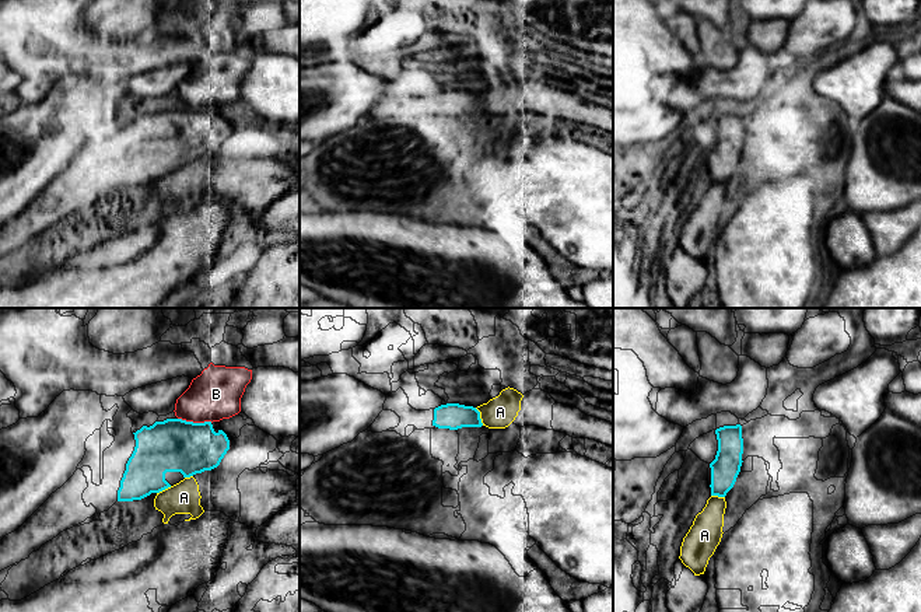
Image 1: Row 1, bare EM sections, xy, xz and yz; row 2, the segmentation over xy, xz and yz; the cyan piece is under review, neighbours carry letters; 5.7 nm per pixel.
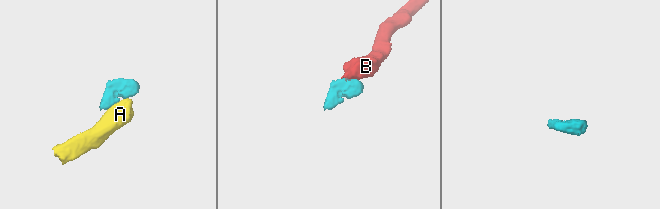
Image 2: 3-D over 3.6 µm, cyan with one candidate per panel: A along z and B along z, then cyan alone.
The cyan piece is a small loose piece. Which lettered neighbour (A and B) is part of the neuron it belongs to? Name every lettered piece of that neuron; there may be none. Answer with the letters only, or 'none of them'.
A

